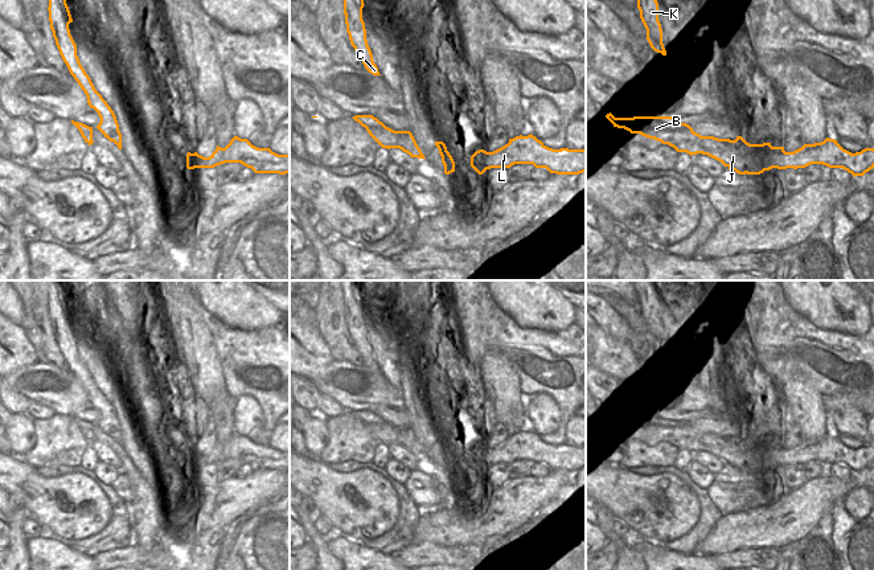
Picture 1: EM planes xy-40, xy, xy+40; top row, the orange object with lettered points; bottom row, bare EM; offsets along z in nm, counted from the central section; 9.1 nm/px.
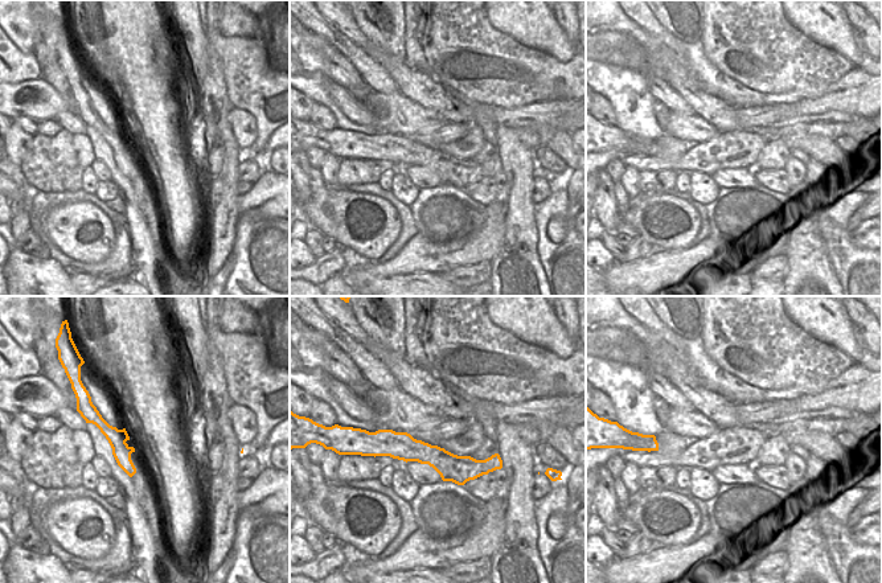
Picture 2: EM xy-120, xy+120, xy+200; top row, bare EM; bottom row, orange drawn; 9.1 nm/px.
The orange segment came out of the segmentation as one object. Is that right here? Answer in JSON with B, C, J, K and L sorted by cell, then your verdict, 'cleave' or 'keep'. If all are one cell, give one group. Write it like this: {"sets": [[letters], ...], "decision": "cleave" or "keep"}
{"sets": [["B", "J", "L"], ["C", "K"]], "decision": "cleave"}

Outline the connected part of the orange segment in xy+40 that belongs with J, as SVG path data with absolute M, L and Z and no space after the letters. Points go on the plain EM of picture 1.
M610 409L606 414L614 423L655 435L673 443L677 448L686 448L690 452L707 451L739 471L760 471L772 464L797 466L822 460L829 464L842 464L854 473L863 472L874 464L874 444L852 450L829 434L785 448L784 443L772 443L771 439L750 440L742 432L736 432L735 436L701 432L689 421L672 413L615 414Z

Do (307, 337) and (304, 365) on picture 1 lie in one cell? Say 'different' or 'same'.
same

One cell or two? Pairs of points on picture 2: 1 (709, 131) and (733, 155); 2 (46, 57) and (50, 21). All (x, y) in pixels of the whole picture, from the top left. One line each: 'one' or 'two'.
1: two
2: two

